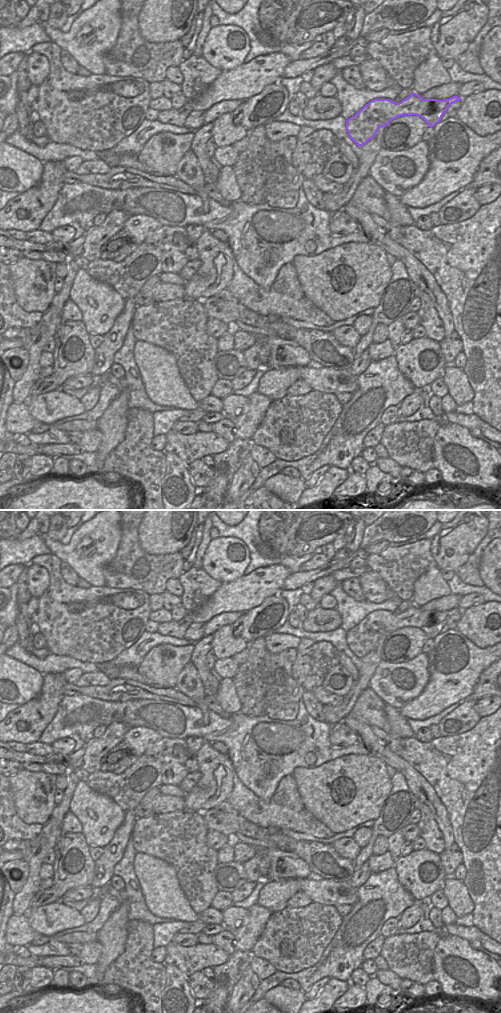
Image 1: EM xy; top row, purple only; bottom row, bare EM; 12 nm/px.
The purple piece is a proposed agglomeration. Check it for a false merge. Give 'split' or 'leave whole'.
leave whole

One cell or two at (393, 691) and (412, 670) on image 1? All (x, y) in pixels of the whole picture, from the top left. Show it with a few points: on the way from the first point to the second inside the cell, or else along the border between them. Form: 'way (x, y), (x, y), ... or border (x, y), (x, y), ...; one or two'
way (402, 690), (411, 690), (415, 686), (417, 679); one

